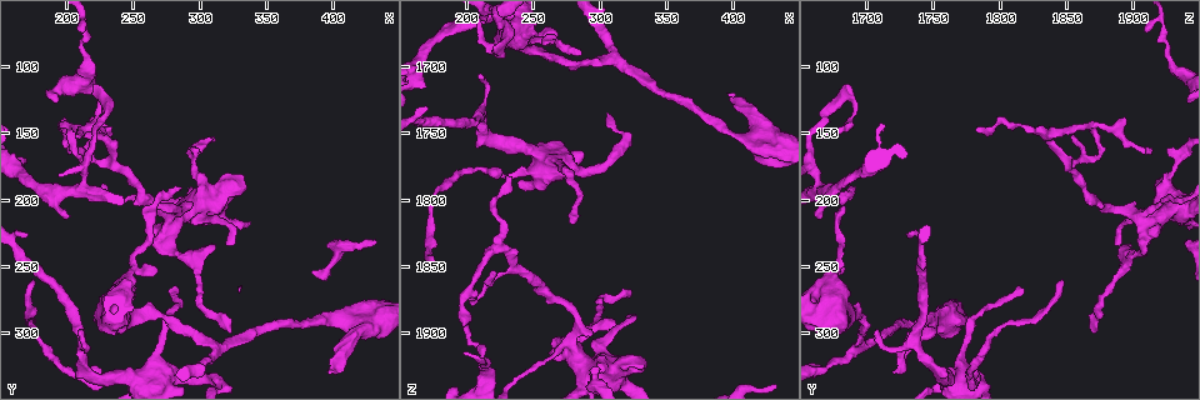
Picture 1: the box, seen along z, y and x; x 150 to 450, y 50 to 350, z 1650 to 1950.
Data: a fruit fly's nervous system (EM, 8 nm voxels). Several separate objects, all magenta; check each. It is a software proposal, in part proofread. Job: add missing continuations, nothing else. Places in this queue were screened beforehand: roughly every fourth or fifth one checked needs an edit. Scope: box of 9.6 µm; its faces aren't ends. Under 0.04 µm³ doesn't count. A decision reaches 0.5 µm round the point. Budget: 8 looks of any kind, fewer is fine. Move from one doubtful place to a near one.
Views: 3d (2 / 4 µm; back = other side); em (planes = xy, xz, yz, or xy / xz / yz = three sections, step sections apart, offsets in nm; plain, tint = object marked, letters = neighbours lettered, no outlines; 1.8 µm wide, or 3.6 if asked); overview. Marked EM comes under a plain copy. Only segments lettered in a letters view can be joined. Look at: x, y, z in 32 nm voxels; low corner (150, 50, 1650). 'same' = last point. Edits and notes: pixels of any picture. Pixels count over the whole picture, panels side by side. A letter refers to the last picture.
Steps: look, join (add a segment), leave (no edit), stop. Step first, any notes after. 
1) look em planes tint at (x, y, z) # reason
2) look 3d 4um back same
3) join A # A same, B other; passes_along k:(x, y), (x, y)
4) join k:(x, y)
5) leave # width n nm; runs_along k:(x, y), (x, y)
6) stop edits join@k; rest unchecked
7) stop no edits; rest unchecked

look em xy step 4 letters at (218, 114, 1686)

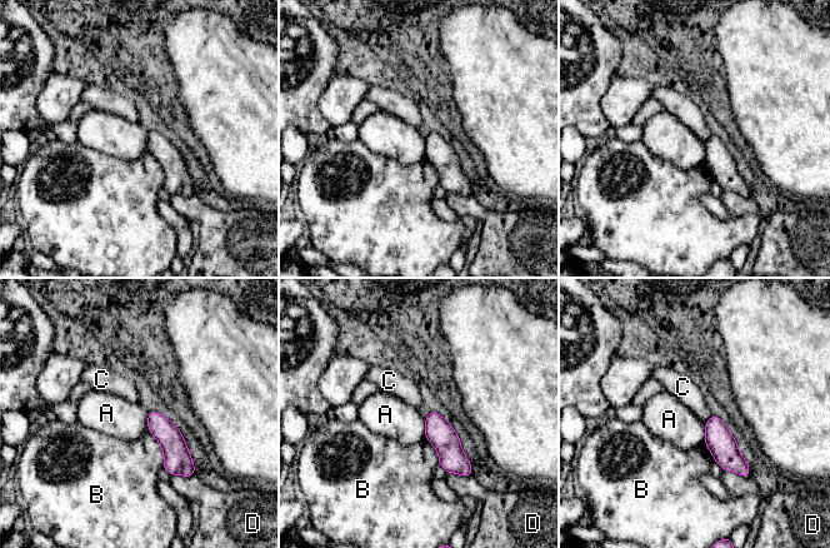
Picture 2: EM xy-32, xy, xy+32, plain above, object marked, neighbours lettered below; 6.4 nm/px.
look em xz step 8 letters same # another direction

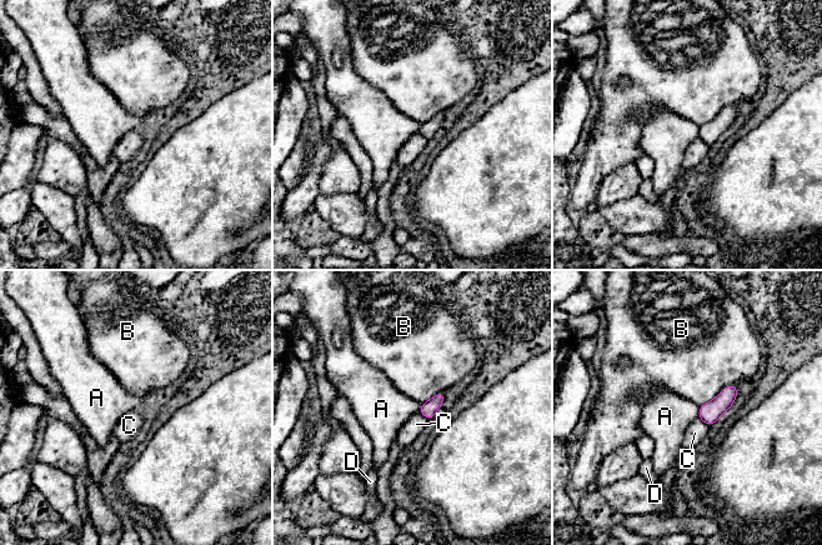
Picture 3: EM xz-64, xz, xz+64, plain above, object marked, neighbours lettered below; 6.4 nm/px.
leave # A other, B other, C other, D other; no lettered segment goes on from it

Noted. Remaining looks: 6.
look 3d 4um back at (234, 278, 1672) # abrupt turn

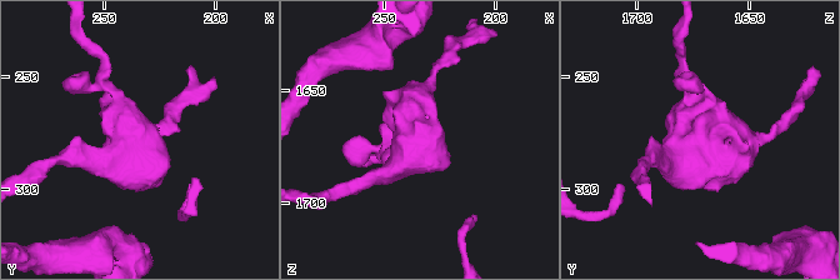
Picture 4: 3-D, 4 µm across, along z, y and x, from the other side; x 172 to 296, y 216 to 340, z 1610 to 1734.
look em 3.6um xy step 8 tint at (235, 279, 1671)

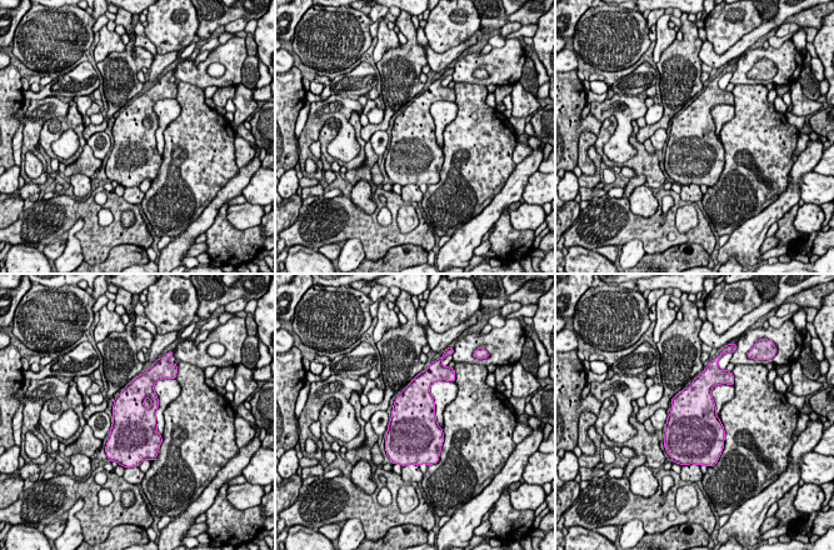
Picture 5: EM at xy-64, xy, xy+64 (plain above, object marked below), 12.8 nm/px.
look em 3.6um planes letters same

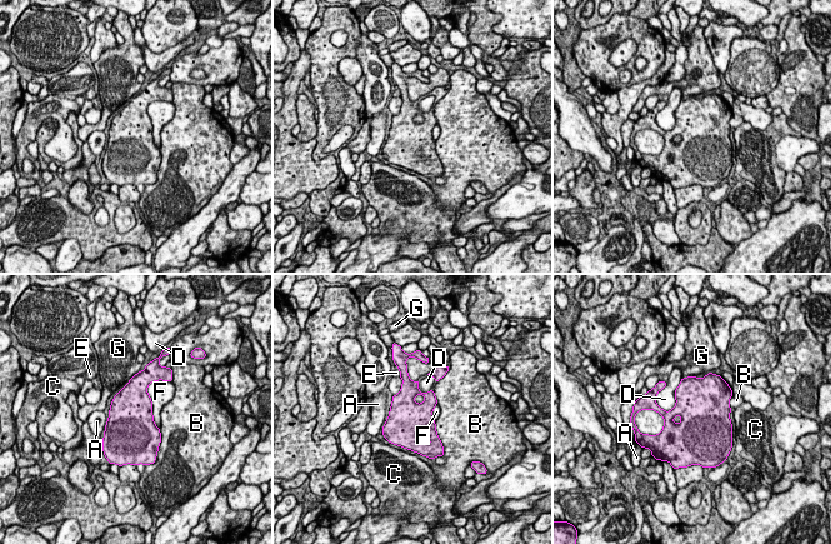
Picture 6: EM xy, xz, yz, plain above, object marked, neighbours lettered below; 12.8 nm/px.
leave # width 600 nm; A other, B other, C other, D other, E other, F other, G other; border 6:(682, 378), (675, 405), (659, 408); no lettered segment goes on from it

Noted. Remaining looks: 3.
look em xy step 16 letters at (402, 330, 1720) # an open end

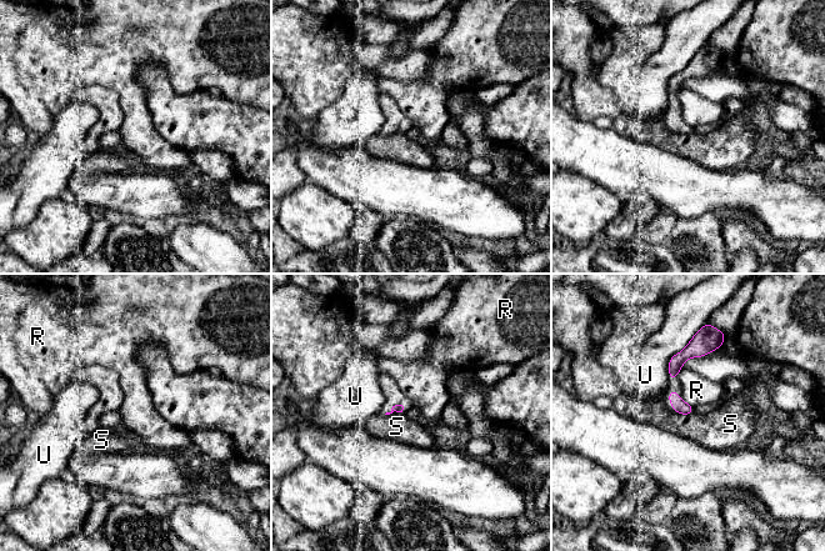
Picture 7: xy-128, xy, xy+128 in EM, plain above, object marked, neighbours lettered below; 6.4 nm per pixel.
leave # R other, S other, U other; none of them fits

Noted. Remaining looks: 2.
stop no edits; rest unchecked

